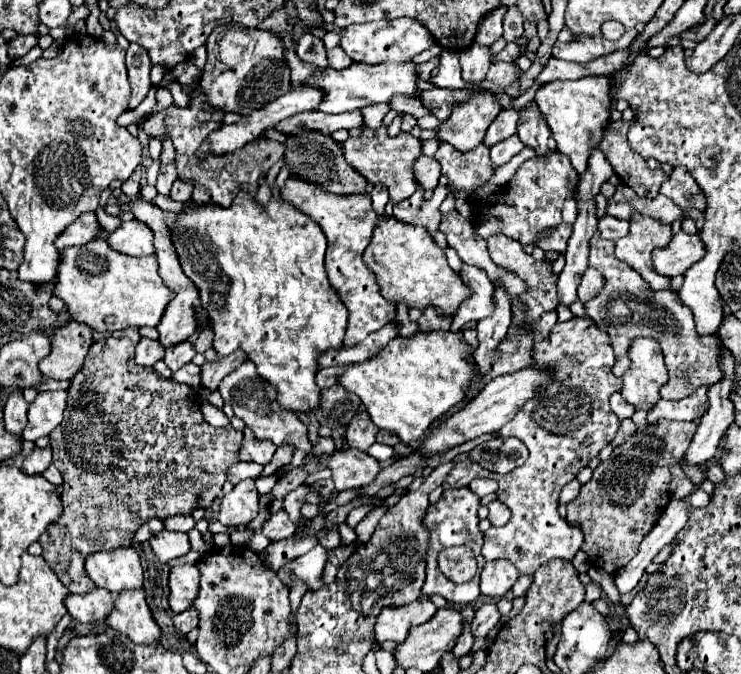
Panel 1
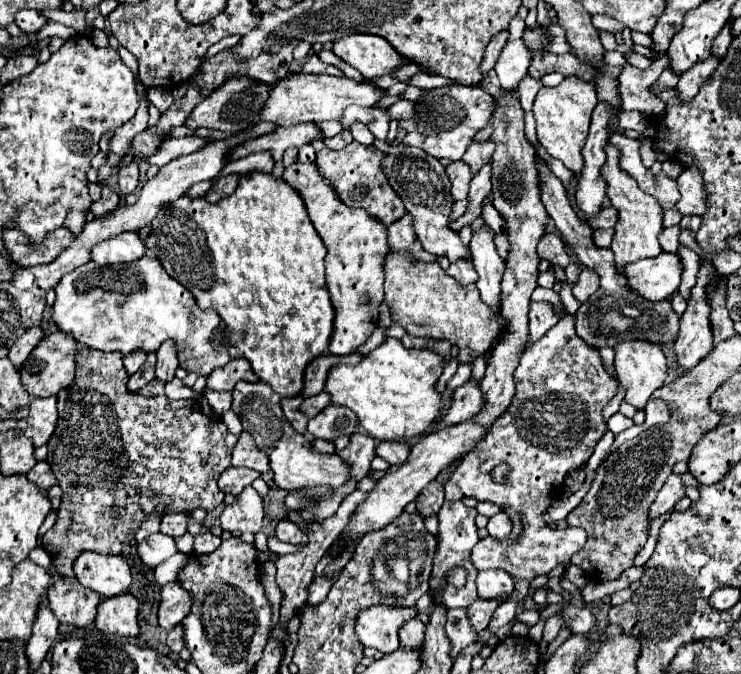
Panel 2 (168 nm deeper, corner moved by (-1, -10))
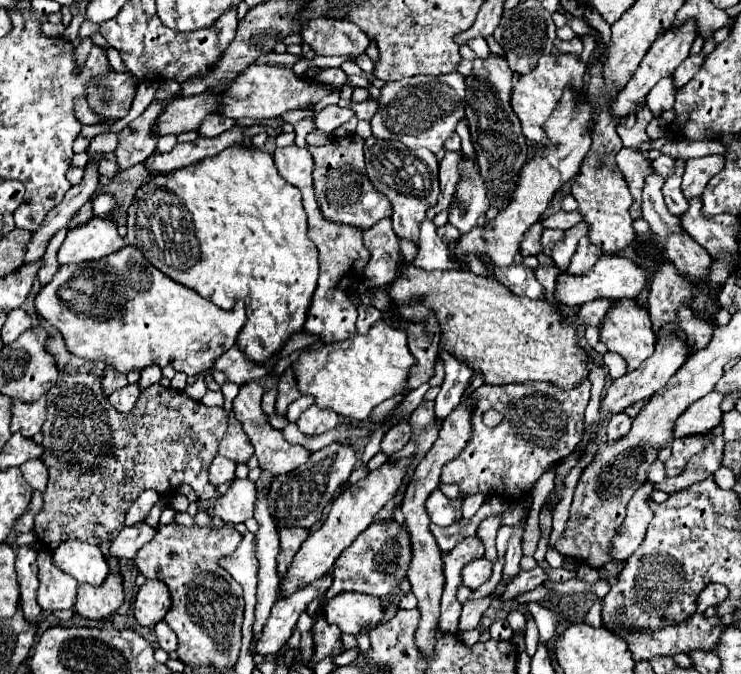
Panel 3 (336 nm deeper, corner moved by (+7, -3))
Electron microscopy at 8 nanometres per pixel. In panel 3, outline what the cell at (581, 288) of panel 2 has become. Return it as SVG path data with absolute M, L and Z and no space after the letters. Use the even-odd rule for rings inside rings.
M587 237L581 239L579 247L577 247L577 251L575 251L575 255L573 255L571 263L569 263L567 273L571 273L571 275L585 275L585 273L589 273L589 269L593 267L593 263L599 259L601 253L603 251L599 247L595 247Z

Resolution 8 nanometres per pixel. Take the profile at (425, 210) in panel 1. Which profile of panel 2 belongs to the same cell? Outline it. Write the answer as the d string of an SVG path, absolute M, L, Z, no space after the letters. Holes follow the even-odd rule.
M405 214L403 218L399 218L391 226L387 226L387 230L389 230L389 252L405 252L417 262L435 262L437 260L437 256L425 252L419 246L417 238L413 234L413 224L411 224L409 214Z

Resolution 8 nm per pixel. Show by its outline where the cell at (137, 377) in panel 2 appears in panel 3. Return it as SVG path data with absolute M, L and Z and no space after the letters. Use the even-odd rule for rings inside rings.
M129 383L129 385L113 391L113 393L109 395L109 401L113 403L113 407L115 407L117 411L127 413L127 411L133 409L133 405L135 405L135 401L137 401L137 397L139 397L139 391L141 391L141 389L139 389L139 383Z

